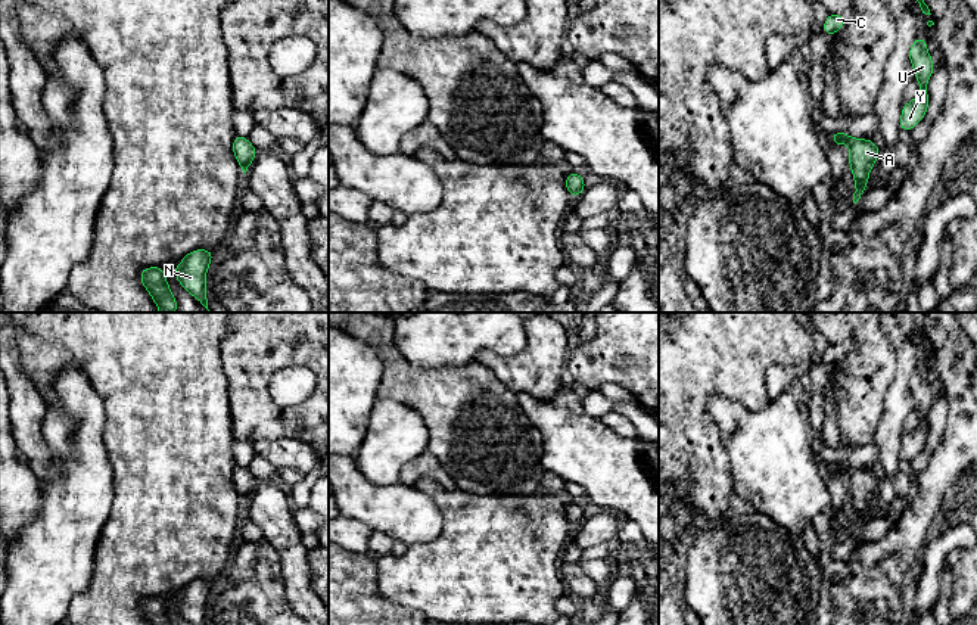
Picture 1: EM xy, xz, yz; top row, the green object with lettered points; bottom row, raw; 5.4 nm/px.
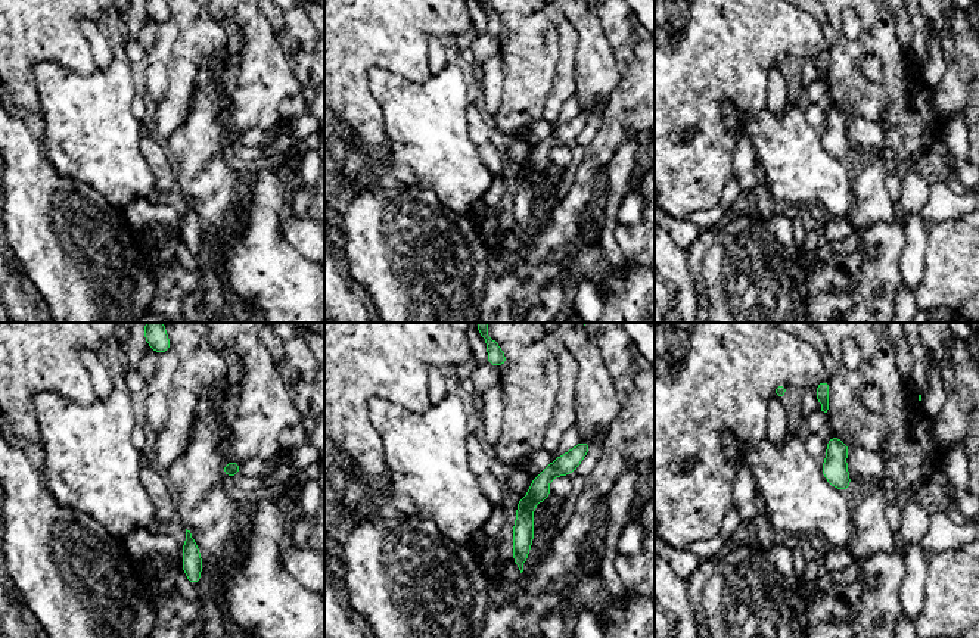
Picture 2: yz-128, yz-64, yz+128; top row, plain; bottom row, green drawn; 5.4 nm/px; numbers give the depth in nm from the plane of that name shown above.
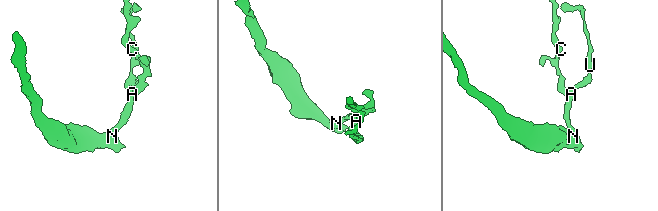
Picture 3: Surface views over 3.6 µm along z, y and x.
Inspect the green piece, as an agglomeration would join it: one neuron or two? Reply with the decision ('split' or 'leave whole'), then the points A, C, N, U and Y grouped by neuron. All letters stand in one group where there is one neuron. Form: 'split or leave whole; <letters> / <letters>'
leave whole; A C N U Y

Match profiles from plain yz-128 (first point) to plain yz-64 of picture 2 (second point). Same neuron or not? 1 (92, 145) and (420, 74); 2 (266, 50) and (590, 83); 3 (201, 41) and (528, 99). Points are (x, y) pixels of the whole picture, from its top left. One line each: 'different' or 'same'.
1: different
2: same
3: same

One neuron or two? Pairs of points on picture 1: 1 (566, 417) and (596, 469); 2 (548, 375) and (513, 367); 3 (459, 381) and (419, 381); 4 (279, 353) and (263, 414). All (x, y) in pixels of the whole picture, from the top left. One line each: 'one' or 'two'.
1: one
2: one
3: one
4: one

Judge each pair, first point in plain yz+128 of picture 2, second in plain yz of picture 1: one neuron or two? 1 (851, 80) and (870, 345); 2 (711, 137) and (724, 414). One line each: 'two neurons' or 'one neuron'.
1: one neuron
2: two neurons

